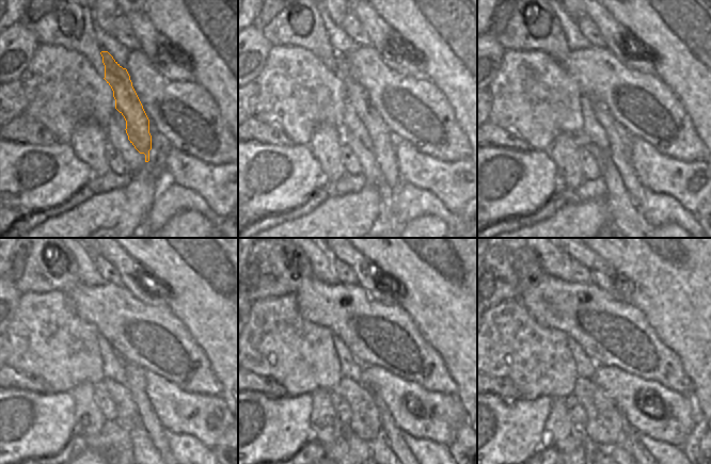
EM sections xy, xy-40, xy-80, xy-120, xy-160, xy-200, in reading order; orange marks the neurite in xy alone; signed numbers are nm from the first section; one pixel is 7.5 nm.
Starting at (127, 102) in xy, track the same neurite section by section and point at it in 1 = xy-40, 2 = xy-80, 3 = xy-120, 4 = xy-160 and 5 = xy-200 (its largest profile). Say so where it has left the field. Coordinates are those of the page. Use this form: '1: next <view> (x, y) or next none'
1: next xy-40 (384, 152)
2: next xy-80 (619, 142)
3: next xy-120 (137, 385)
4: next xy-160 (395, 436)
5: next xy-200 (641, 454)

